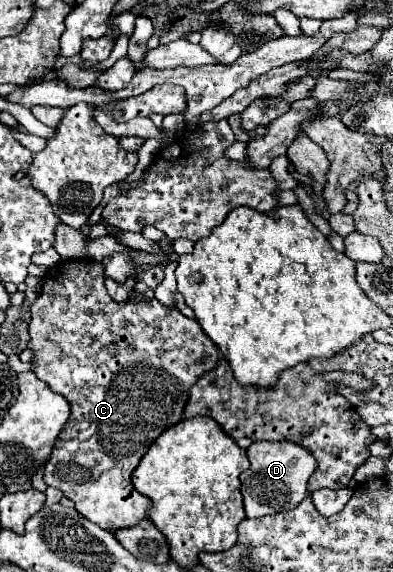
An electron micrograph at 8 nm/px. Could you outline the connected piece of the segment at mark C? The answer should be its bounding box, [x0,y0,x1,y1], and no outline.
[29,261,221,533]

